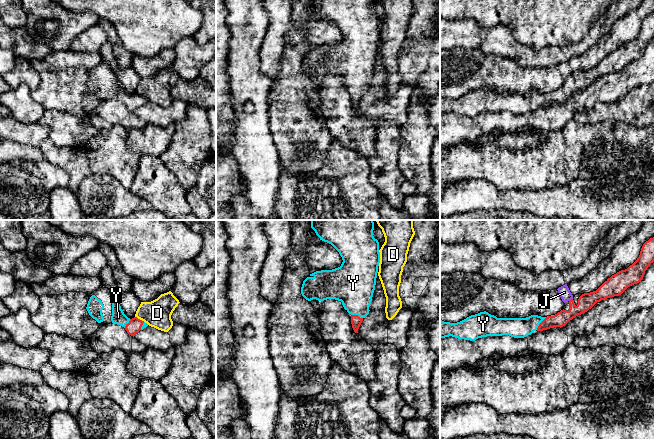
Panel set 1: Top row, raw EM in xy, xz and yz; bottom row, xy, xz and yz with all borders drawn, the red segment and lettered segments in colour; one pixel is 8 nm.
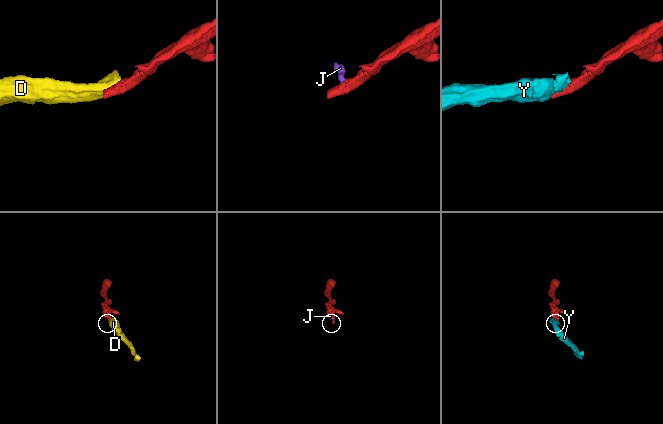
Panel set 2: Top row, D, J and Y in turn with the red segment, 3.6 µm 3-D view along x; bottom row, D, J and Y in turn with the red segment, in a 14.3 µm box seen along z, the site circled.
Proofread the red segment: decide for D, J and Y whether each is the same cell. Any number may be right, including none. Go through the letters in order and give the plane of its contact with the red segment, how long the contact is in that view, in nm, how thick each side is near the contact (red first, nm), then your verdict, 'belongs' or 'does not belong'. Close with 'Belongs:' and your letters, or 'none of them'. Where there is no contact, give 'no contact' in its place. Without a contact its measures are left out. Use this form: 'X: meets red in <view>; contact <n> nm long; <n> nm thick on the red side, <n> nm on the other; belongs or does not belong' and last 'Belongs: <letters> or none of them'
D: meets red in xy; contact 90 nm long; 110 nm thick on the red side, 220 nm on the other; does not belong
J: meets red in yz; contact 40 nm long; 140 nm thick on the red side, 90 nm on the other; does not belong
Y: meets red in yz; contact 150 nm long; 120 nm thick on the red side, 160 nm on the other; belongs
Belongs: Y

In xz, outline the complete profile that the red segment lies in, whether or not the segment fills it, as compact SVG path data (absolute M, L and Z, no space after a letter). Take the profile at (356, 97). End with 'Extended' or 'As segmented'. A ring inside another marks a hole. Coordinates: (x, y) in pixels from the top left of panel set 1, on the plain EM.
M311 0L320 16L331 20L342 33L340 43L321 46L310 50L301 63L302 72L311 77L335 75L342 78L351 90L351 100L355 109L363 95L369 90L380 39L379 18L373 12L374 0Z. Extended

